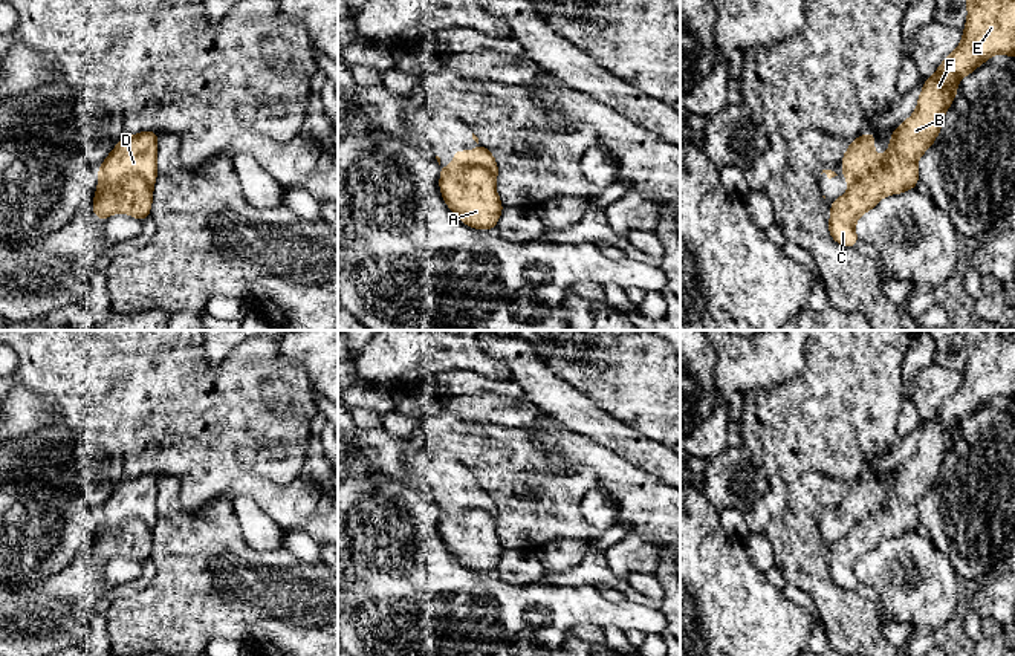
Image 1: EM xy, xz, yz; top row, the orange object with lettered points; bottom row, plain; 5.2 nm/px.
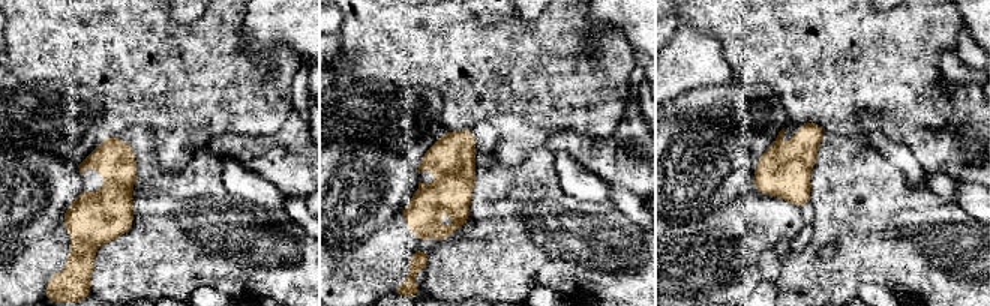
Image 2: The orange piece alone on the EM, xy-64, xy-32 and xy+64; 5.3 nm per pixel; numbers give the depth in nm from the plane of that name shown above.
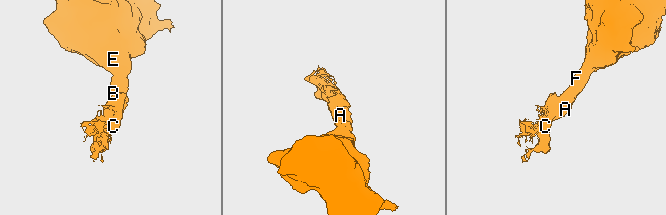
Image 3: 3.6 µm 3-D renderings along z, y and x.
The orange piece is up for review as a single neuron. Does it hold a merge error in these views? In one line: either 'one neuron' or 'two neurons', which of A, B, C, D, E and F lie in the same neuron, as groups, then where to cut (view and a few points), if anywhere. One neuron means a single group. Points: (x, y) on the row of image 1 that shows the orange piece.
one neuron; groups A B C D E F; cut none

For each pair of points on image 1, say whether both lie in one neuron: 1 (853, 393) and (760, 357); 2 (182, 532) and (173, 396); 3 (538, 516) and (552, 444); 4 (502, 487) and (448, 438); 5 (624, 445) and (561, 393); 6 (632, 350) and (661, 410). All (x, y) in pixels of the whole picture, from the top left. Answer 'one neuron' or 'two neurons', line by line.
1: two neurons
2: two neurons
3: two neurons
4: one neuron
5: one neuron
6: one neuron

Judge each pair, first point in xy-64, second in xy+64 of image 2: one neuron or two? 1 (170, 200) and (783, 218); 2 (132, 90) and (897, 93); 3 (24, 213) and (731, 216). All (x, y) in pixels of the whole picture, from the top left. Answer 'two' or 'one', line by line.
1: two
2: one
3: two

